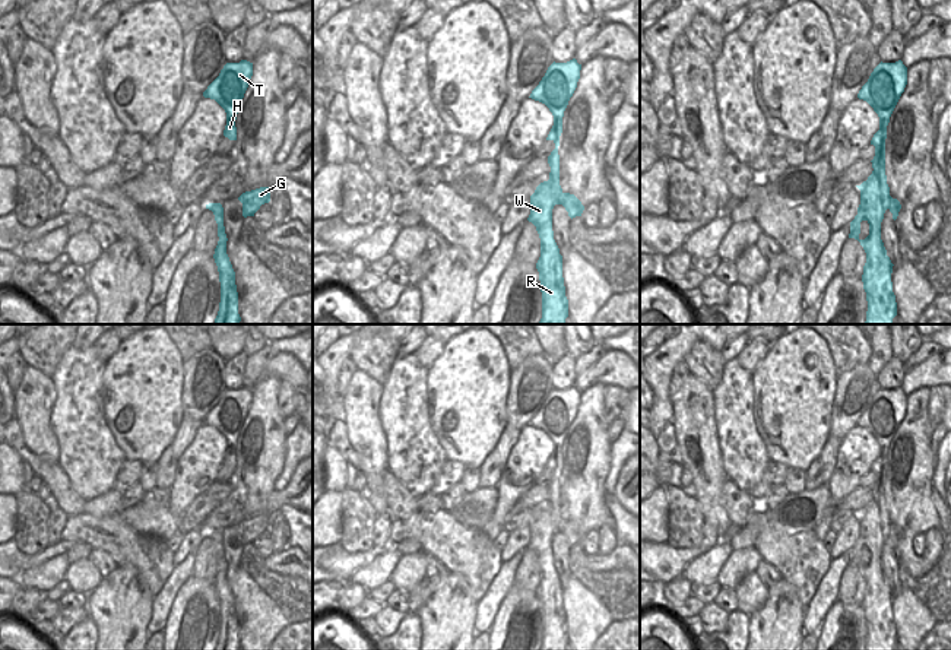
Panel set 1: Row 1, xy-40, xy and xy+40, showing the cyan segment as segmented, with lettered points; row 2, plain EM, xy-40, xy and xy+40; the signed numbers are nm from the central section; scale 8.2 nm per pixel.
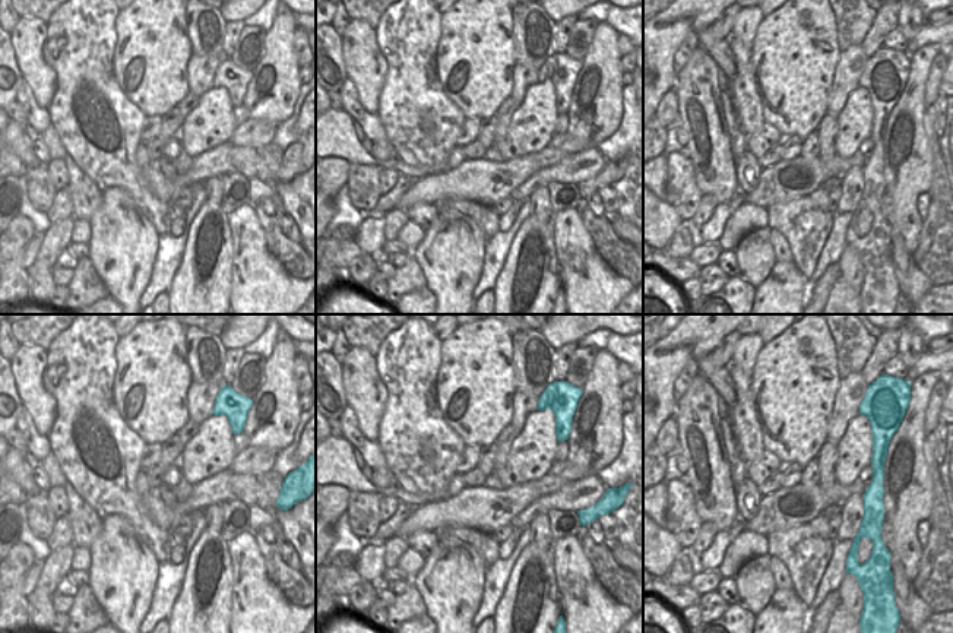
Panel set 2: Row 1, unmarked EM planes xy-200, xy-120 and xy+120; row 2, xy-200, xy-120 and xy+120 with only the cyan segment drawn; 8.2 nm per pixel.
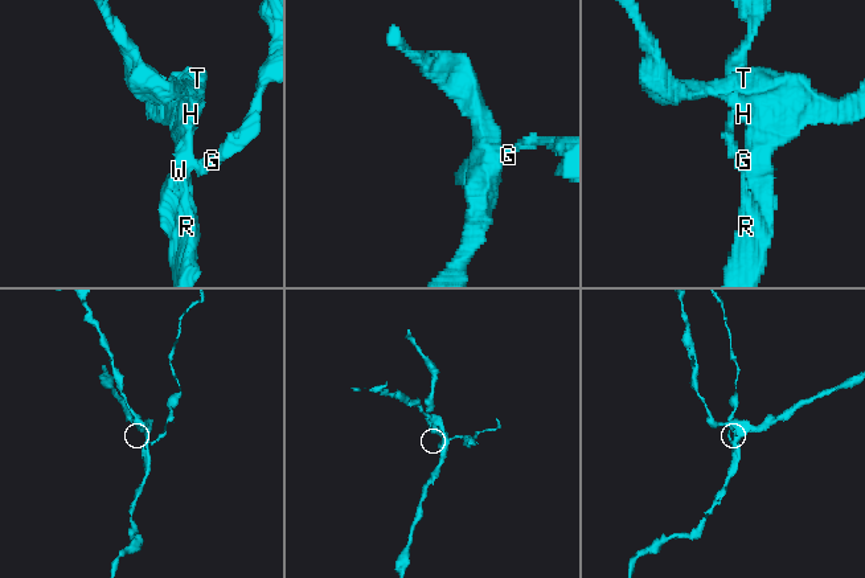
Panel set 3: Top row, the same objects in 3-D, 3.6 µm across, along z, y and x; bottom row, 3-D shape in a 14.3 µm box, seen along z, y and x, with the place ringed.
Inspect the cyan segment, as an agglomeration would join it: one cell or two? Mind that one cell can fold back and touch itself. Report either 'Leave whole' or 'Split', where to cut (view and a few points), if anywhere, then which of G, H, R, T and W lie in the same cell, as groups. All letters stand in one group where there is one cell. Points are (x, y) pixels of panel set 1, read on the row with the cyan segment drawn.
Split. Split along xy (568, 193), (564, 196), (563, 205). Groups: G / H R T W.

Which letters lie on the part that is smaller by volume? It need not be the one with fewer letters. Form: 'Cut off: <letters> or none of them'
Cut off: G

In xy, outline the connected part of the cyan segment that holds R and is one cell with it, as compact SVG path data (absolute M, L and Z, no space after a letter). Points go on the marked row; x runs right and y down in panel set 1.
M576 58L567 63L552 63L539 85L532 91L535 101L545 104L554 115L554 126L546 137L555 143L548 156L551 167L549 180L541 183L530 196L530 215L527 218L536 226L541 238L541 257L536 263L542 292L542 318L539 324L565 324L568 317L568 299L562 278L562 256L554 240L552 209L564 204L564 193L559 186L559 136L562 117L580 79L581 64Z

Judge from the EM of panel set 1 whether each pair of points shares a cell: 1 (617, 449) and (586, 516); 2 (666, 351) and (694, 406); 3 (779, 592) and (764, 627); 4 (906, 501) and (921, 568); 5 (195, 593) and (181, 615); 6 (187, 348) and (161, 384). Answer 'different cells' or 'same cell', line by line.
1: different cells
2: different cells
3: same cell
4: same cell
5: same cell
6: different cells

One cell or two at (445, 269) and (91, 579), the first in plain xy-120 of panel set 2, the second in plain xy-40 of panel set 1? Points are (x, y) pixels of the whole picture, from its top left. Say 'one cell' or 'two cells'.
two cells

